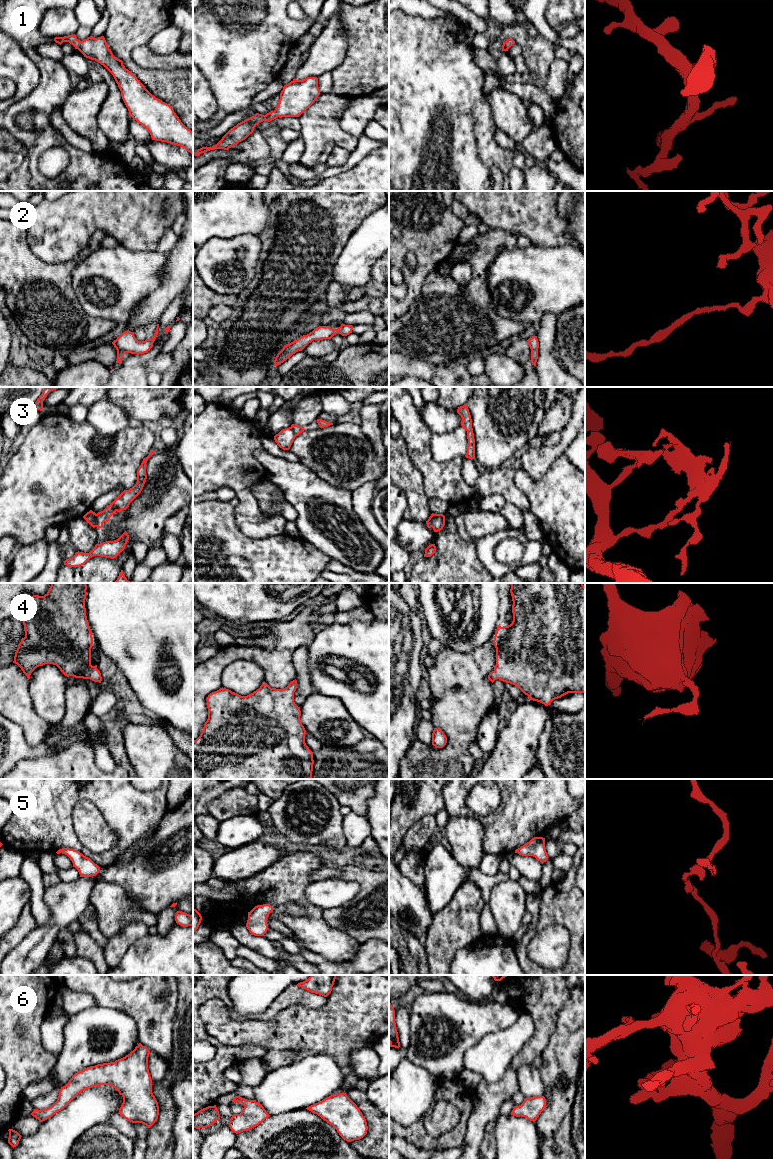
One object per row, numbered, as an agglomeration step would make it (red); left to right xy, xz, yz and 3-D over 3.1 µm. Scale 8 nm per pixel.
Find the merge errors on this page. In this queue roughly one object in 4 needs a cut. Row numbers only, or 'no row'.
3

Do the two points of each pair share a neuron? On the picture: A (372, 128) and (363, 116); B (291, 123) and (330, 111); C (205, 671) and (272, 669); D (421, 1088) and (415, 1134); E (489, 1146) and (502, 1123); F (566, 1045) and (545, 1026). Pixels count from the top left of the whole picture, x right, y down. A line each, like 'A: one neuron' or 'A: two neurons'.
A: two neurons
B: two neurons
C: one neuron
D: two neurons
E: two neurons
F: two neurons

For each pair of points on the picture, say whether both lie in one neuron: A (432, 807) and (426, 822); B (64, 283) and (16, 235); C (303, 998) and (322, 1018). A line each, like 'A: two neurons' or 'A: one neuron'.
A: two neurons
B: one neuron
C: two neurons

